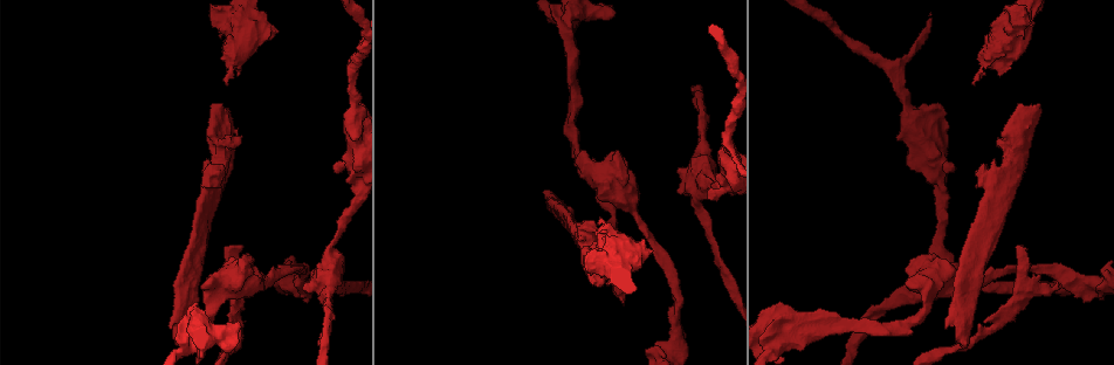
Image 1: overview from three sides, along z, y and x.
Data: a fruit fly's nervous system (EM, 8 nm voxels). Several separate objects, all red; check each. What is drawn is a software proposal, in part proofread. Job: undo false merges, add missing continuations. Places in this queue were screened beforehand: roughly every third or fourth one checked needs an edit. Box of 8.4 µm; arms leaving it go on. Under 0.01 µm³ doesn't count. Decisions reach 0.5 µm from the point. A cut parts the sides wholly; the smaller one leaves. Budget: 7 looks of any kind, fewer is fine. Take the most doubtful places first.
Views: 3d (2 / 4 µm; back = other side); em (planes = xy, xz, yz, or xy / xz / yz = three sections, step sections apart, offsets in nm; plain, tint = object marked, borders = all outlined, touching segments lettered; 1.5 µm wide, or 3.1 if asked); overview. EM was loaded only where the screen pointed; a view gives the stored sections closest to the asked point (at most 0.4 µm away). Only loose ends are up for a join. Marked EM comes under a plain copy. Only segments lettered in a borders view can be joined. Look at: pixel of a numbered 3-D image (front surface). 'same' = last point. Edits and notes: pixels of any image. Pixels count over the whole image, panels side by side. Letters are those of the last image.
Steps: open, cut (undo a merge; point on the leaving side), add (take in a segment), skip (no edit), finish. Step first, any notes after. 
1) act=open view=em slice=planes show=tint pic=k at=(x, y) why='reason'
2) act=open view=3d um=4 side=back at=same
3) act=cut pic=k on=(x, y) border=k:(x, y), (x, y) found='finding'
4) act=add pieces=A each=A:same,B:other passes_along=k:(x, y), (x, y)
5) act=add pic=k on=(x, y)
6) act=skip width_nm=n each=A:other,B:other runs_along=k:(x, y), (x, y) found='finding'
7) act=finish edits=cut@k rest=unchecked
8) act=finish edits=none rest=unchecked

act=open view=em slice=xz step=4 show=tint pic=1 at=(918, 302) why='branch stops here'

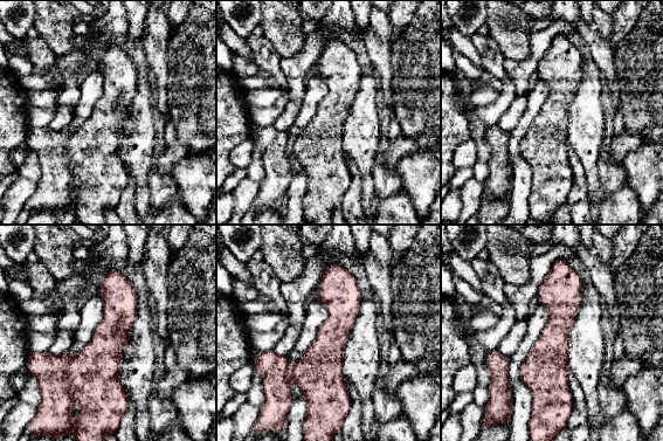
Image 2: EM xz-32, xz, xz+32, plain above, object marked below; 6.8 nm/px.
act=open view=em slice=planes show=borders at=same why='another direction'

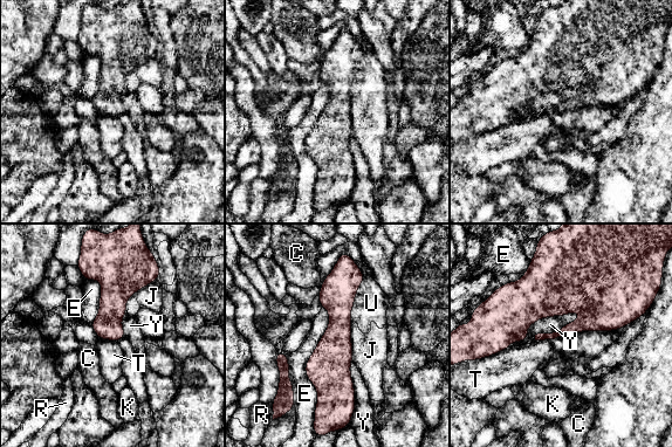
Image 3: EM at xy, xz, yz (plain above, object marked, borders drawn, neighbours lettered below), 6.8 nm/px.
act=skip each=C:other,E:other,J:other,K:other,R:other,T:other,U:other,Y:other runs_along=3:(335, 273), (340, 399) found='none of them fits'

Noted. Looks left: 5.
act=open view=em slice=planes show=borders pic=1 at=(1096, 283) why='abrupt turn'

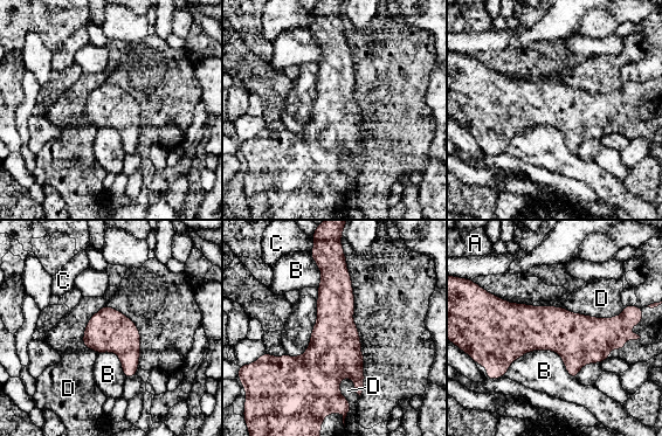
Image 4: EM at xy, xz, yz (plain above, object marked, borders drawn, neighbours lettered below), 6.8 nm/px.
act=skip each=A:other,B:other,C:other,D:other runs_along=4:(489, 326), (629, 337) found='one neuron here'

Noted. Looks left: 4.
act=open view=em slice=xy step=8 show=borders pic=1 at=(593, 174) why='a fork'

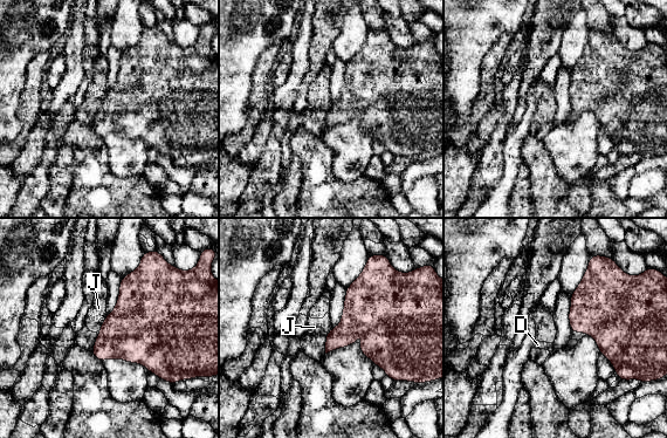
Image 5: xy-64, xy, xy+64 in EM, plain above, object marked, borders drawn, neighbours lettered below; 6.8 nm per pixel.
act=skip each=D:other,J:other border=5:(101, 326), (98, 330) found='continuous, no second neuron'

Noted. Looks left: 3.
act=finish edits=none rest=unchecked

